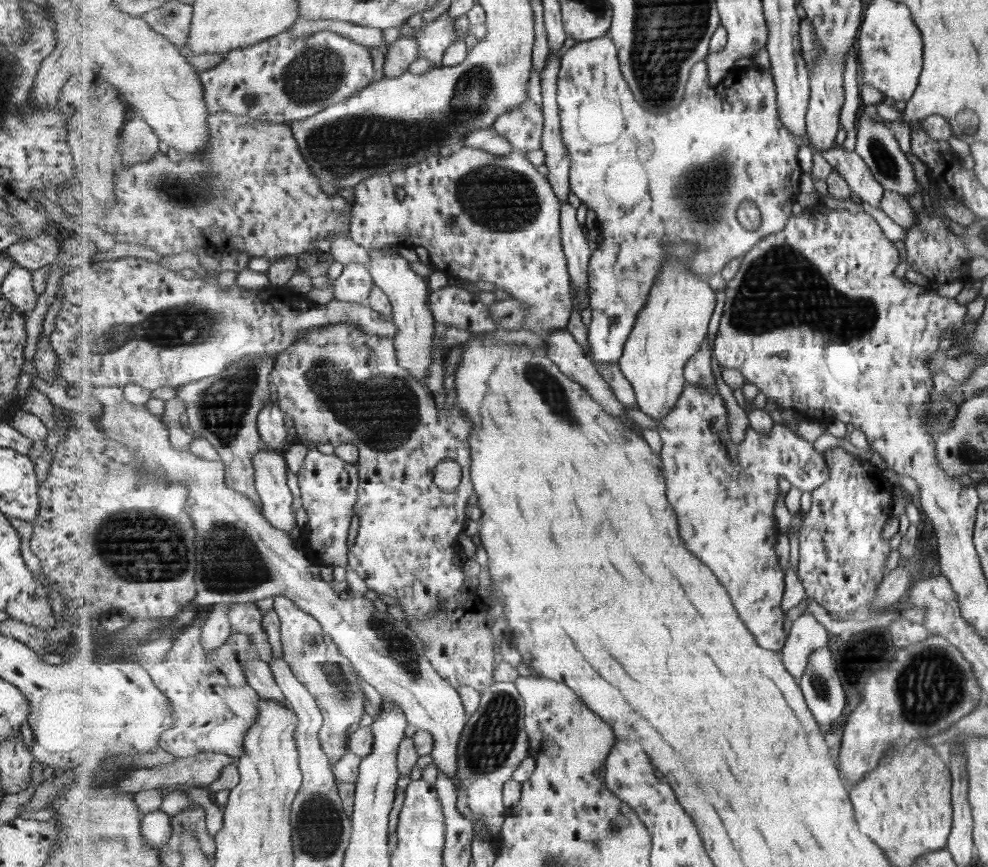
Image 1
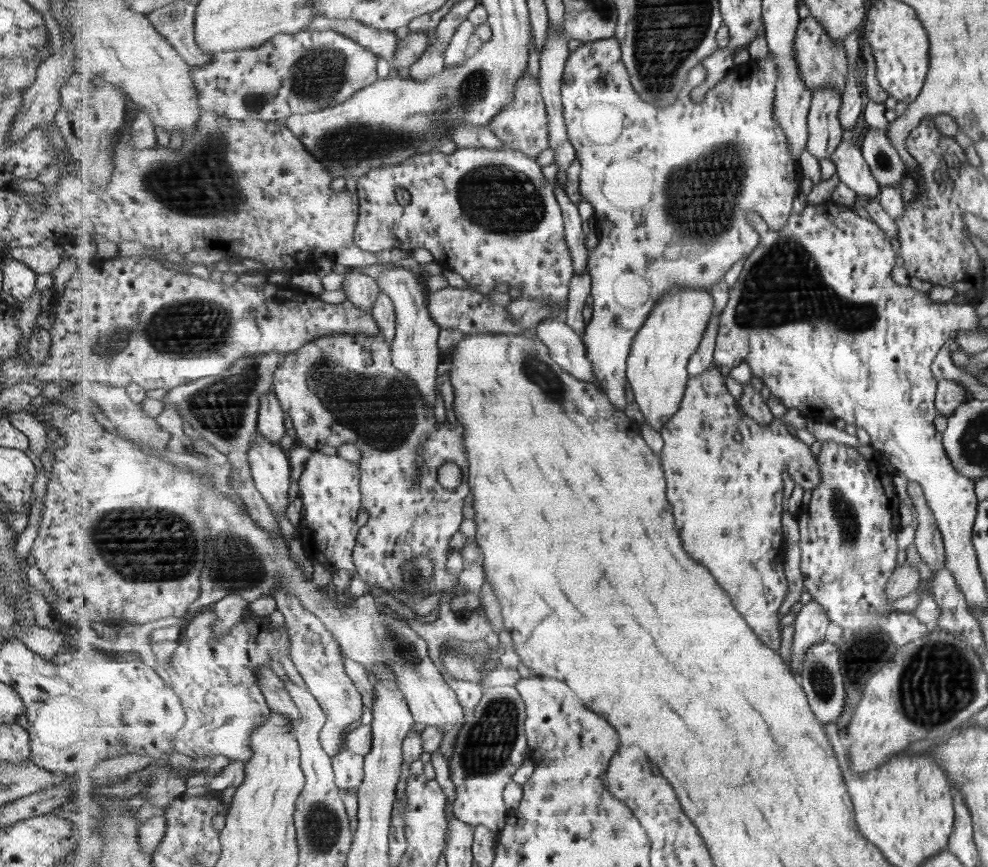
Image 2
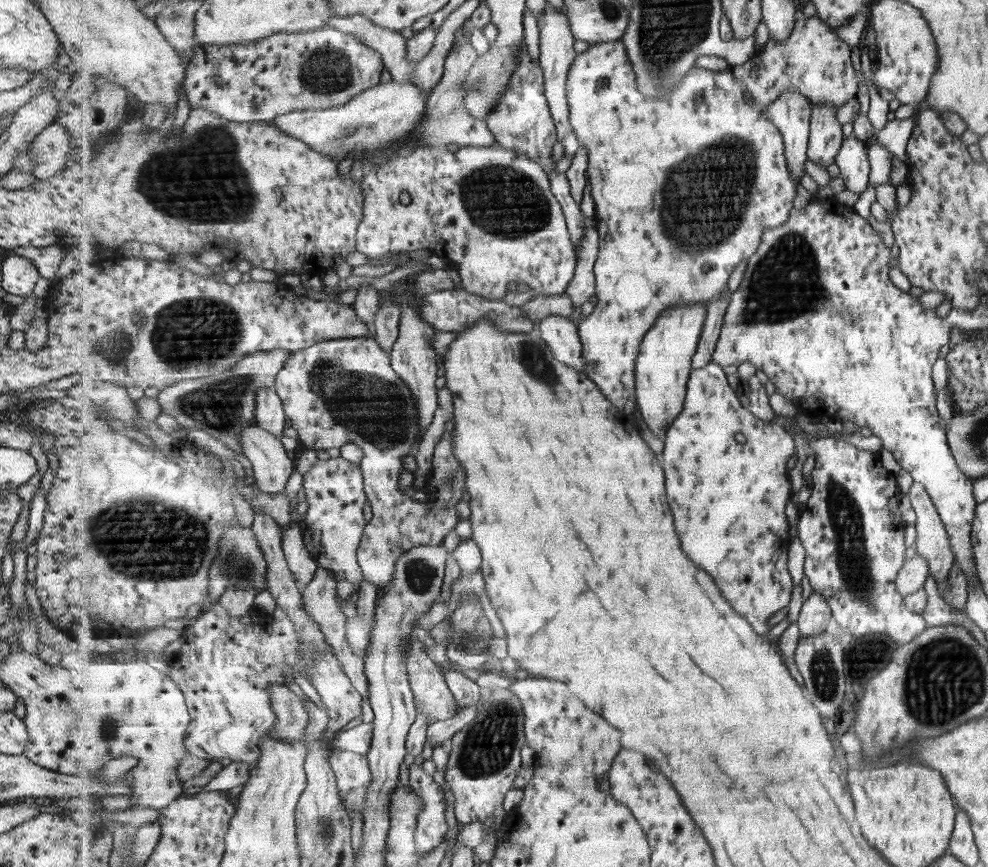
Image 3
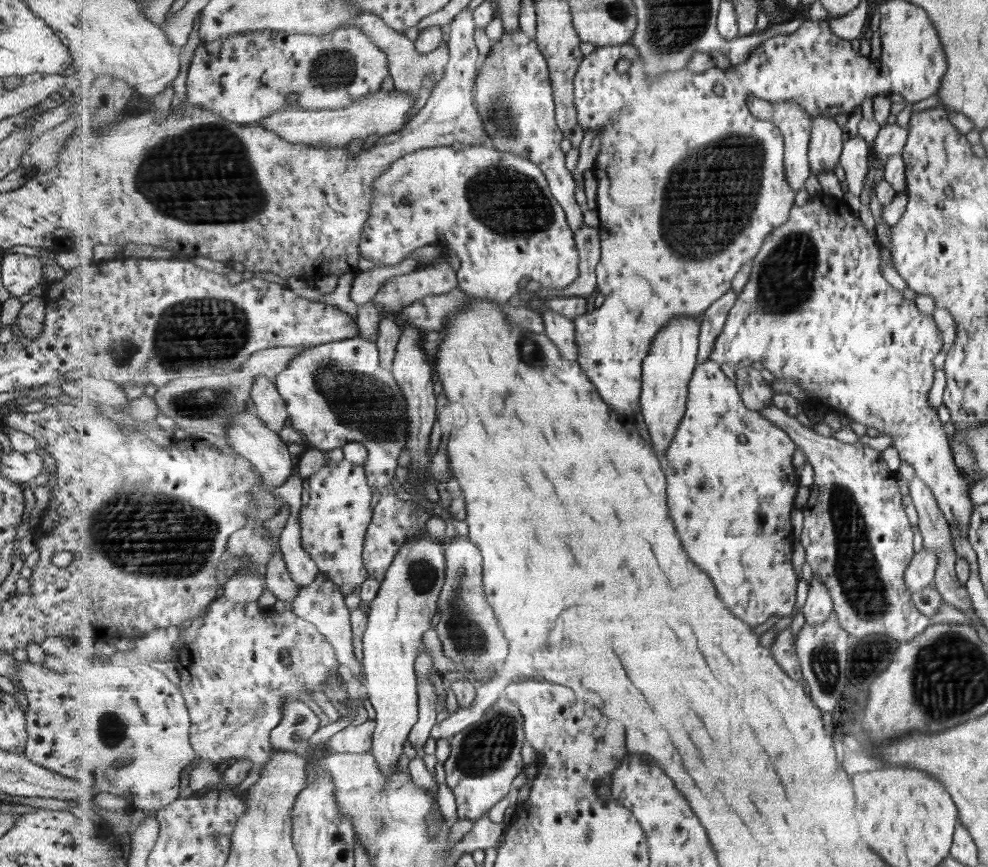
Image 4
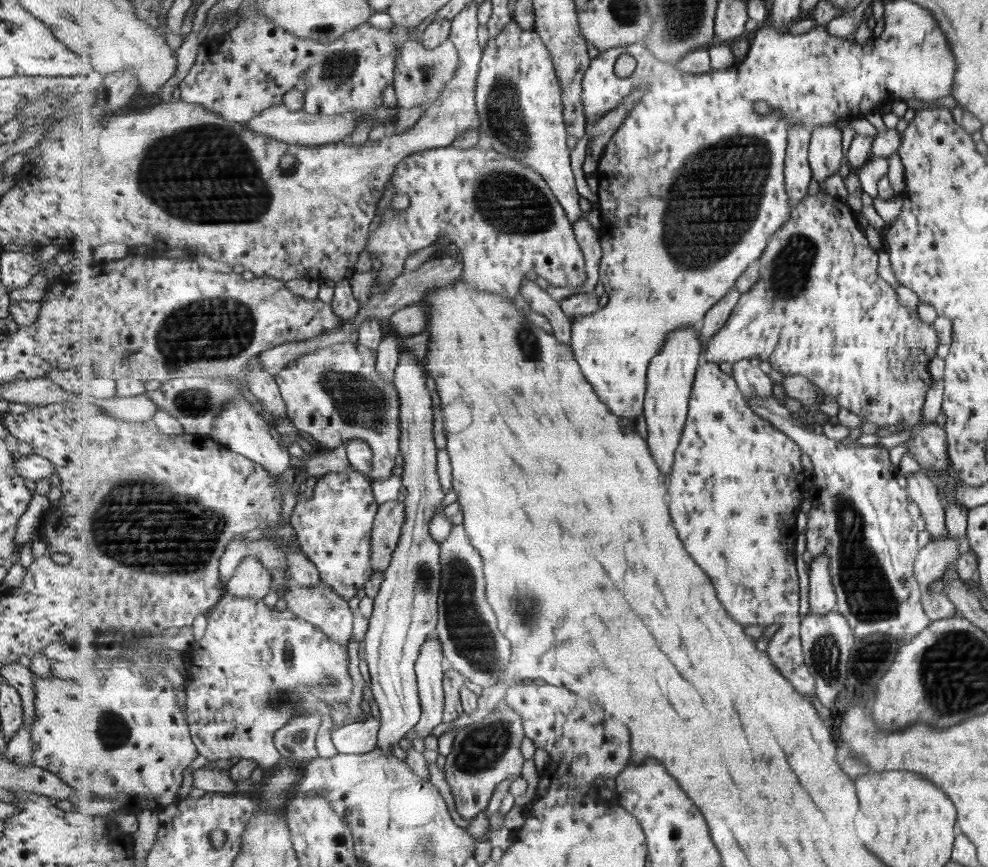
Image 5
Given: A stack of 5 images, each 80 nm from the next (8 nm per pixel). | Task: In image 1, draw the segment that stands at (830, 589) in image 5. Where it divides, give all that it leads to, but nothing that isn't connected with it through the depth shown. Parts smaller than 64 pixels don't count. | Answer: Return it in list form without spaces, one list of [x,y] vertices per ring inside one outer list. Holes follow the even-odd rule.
[[[805,611],[793,624],[781,655],[790,674],[800,680],[805,675],[811,654],[827,646],[830,633],[811,612]]]

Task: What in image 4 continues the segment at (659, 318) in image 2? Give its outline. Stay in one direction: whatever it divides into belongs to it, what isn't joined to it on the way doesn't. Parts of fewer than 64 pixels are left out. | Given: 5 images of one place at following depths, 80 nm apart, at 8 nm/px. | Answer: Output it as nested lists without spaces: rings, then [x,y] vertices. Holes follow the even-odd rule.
[[[701,315],[697,318],[684,316],[671,320],[651,342],[649,356],[643,363],[643,390],[640,400],[642,415],[652,446],[660,460],[665,462],[668,462],[668,450],[687,413],[690,382],[698,366],[701,331]]]

